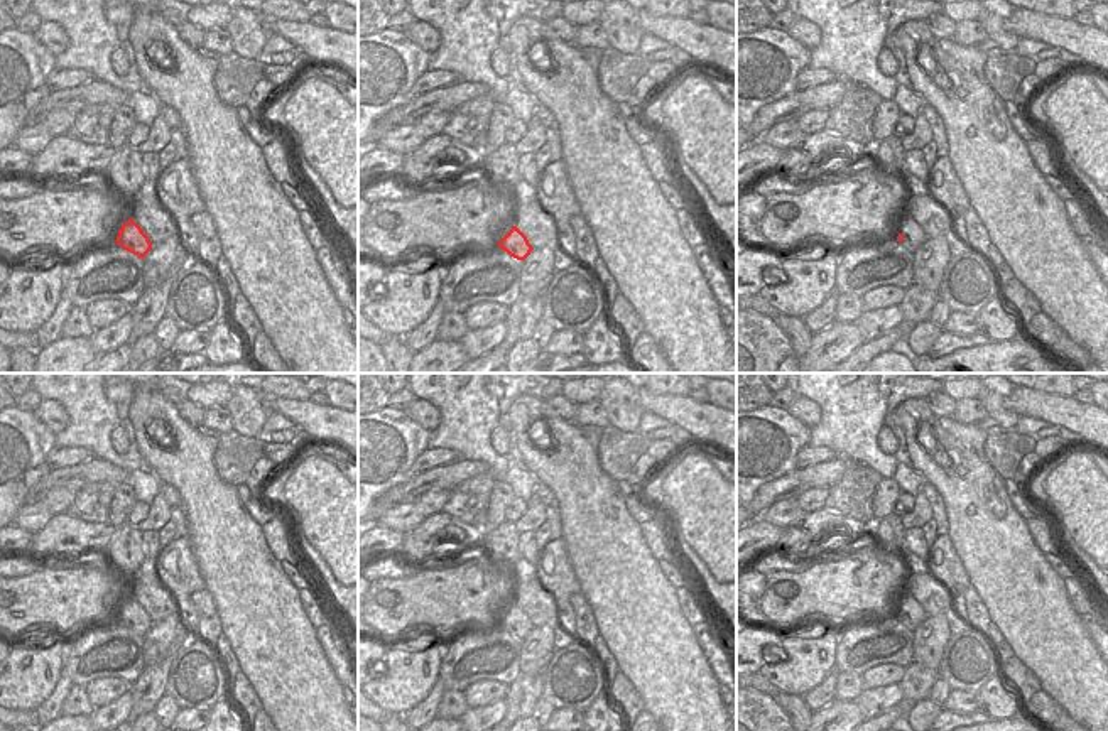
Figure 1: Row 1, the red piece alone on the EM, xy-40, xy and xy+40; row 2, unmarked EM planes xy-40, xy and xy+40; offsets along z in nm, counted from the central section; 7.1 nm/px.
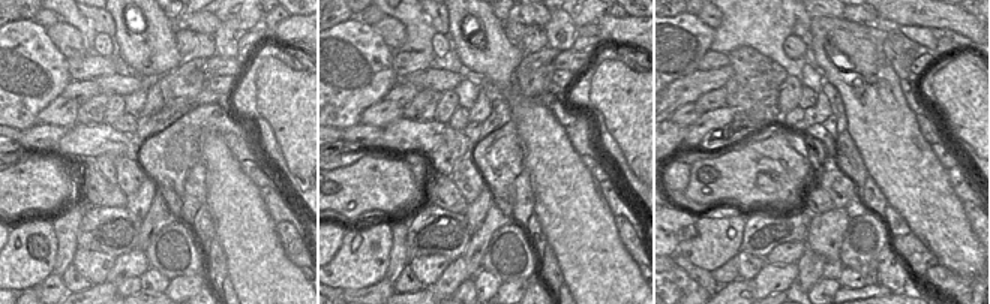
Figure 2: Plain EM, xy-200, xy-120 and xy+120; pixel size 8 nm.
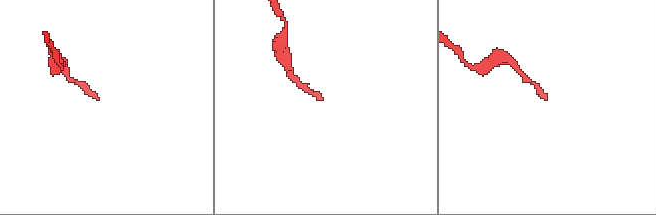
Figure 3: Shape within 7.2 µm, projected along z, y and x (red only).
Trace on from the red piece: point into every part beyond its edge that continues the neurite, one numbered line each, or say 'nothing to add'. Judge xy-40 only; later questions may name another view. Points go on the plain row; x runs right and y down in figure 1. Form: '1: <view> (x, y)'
nothing to add

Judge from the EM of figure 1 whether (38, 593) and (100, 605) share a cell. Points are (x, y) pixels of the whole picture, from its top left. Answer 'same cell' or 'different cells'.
same cell

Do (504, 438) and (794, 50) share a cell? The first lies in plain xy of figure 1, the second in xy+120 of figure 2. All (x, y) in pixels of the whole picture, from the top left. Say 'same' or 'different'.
same

